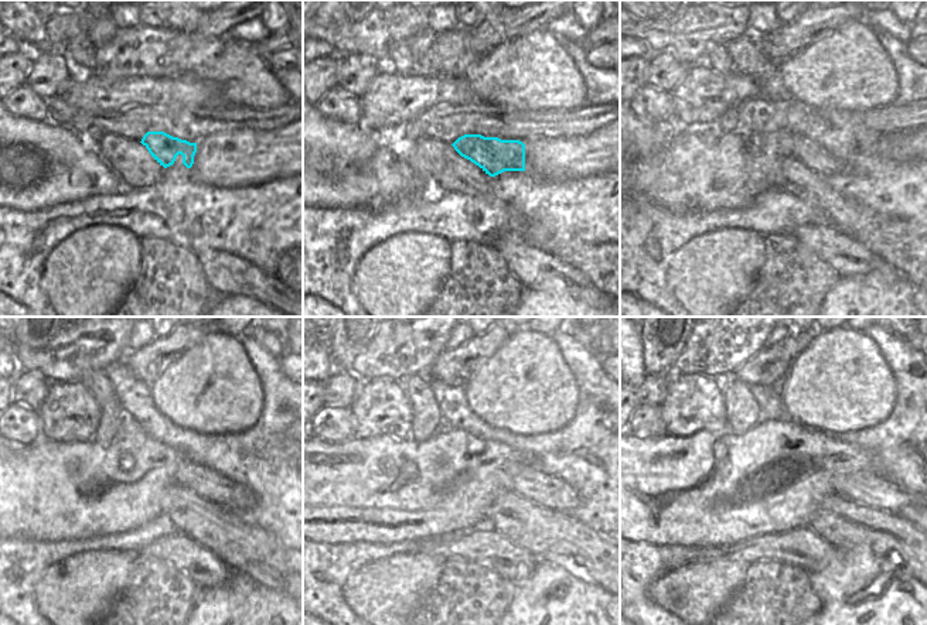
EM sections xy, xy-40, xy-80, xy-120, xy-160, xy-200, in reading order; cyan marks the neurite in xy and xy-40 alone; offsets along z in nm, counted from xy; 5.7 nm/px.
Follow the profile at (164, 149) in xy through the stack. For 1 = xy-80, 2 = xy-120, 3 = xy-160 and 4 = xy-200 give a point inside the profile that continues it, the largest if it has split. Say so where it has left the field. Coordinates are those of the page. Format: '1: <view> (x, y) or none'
1: xy-80 (810, 153)
2: xy-120 (203, 481)
3: xy-160 (548, 491)
4: xy-200 (869, 488)

